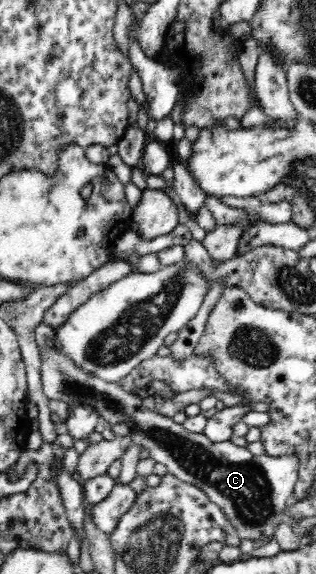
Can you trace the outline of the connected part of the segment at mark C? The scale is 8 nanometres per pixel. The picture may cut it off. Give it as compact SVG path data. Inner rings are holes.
M46 345L44 355L41 357L41 377L43 391L49 399L60 399L66 404L89 404L99 412L102 419L109 421L114 435L129 435L132 443L141 444L149 449L150 457L157 463L167 466L168 474L181 479L183 482L192 483L199 487L209 498L227 515L227 518L237 529L241 539L257 541L257 539L273 539L274 528L279 523L286 523L285 509L288 507L295 485L298 481L299 454L282 456L253 456L247 448L235 446L231 441L213 443L204 433L187 431L182 424L175 423L165 415L157 415L156 411L148 409L141 404L141 400L125 391L119 383L107 383L94 374L79 368L70 358L61 352L57 346Z

